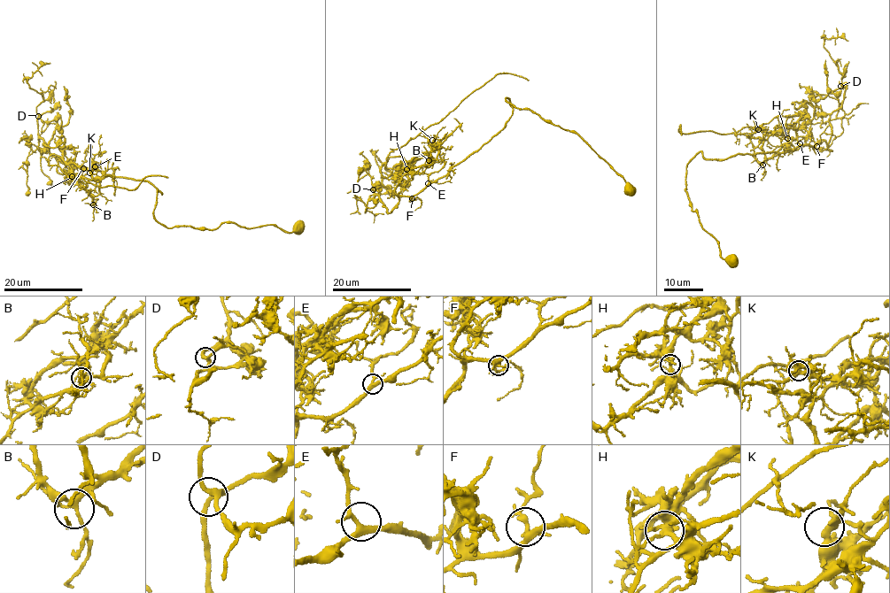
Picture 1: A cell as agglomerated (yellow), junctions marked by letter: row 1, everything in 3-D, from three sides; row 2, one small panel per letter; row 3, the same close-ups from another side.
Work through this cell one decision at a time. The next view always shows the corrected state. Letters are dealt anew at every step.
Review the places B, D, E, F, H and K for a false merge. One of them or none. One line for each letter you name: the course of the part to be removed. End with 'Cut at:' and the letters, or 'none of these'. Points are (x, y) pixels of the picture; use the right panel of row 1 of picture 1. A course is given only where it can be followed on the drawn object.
H: foreign part runs (787, 138), (801, 113), (781, 115), (730, 134), (687, 134), (679, 130), (681, 125), (681, 135)
Cut at: H

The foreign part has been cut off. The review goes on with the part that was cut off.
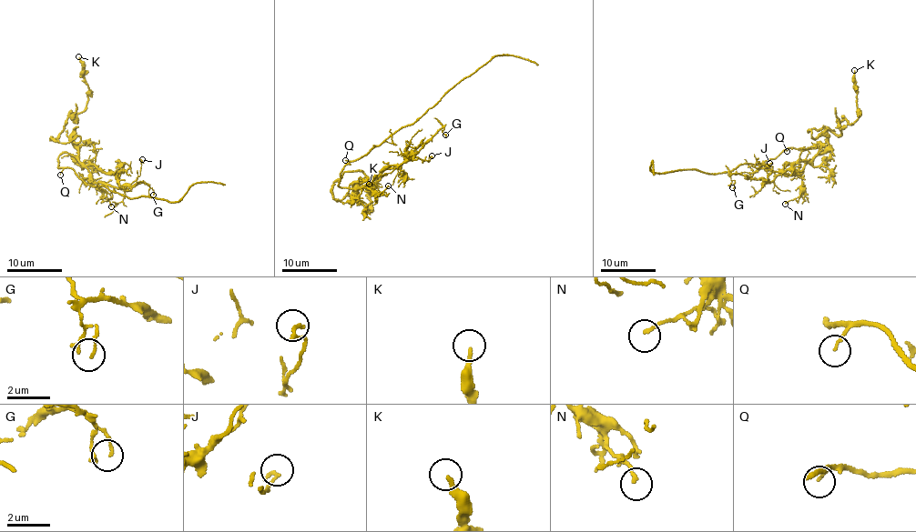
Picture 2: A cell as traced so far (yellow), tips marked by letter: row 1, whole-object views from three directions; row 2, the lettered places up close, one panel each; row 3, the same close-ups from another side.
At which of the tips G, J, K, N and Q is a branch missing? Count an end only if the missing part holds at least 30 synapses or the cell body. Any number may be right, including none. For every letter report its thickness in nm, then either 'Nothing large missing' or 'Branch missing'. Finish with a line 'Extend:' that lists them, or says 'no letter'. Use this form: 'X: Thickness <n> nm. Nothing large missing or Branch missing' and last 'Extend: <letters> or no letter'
G: Thickness 100 nm. Nothing large missing
J: Thickness 170 nm. Nothing large missing
K: Thickness 190 nm. Nothing large missing
N: Thickness 140 nm. Nothing large missing
Q: Thickness 100 nm. Nothing large missing
Extend: no letter

